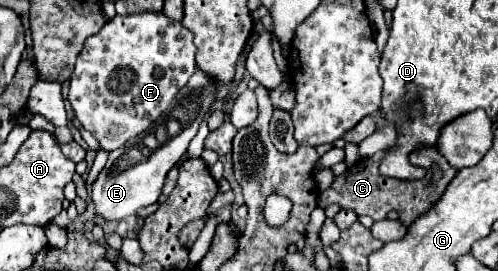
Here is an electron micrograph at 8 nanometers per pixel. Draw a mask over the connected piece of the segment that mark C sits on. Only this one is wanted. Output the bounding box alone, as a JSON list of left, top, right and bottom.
[319,152,457,226]

